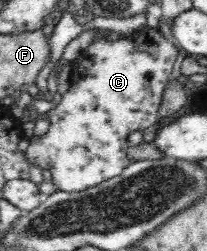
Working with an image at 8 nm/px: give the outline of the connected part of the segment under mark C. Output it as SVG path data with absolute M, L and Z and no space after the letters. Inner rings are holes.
M145 25L133 34L121 34L122 38L115 40L99 38L80 52L71 62L71 86L62 94L60 103L45 117L50 122L49 131L41 138L33 136L23 145L29 166L35 163L39 169L49 170L57 191L78 193L119 176L132 163L127 155L129 134L143 131L159 121L158 110L163 91L169 80L177 74L183 51L177 44L158 46L155 40L147 36L148 29Z

